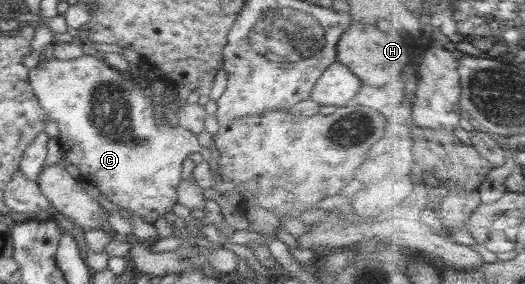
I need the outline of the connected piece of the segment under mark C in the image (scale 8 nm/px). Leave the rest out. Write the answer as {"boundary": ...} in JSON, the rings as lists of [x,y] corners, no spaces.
{"boundary":[[[87,49],[86,52],[74,60],[62,60],[59,58],[53,58],[50,54],[41,58],[38,66],[29,69],[29,81],[33,90],[33,93],[37,96],[41,107],[46,111],[45,121],[51,120],[57,123],[59,130],[59,142],[61,144],[61,150],[63,151],[67,160],[73,164],[73,166],[79,169],[80,177],[85,179],[85,185],[93,185],[99,189],[101,194],[109,200],[111,203],[119,206],[120,208],[126,208],[131,212],[135,212],[139,218],[142,218],[147,224],[155,224],[157,219],[164,217],[165,214],[171,212],[171,208],[178,203],[177,187],[182,181],[182,168],[183,162],[187,156],[191,156],[194,153],[202,154],[205,158],[210,158],[209,149],[202,147],[198,143],[198,137],[191,131],[185,129],[185,127],[170,126],[168,120],[162,124],[158,124],[158,119],[155,118],[155,107],[151,102],[151,97],[147,96],[147,89],[141,88],[139,82],[136,79],[131,78],[129,75],[116,70],[114,67],[109,66],[103,60],[103,58],[91,49]]]}

